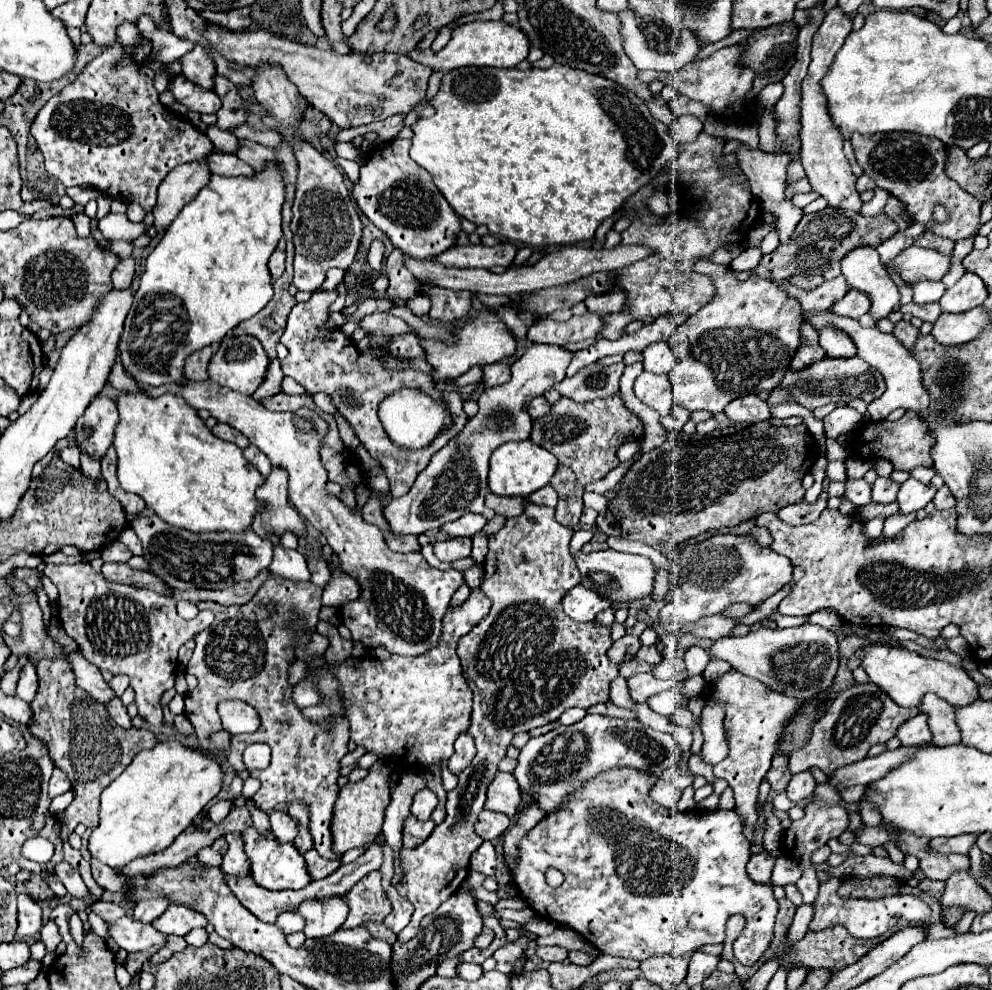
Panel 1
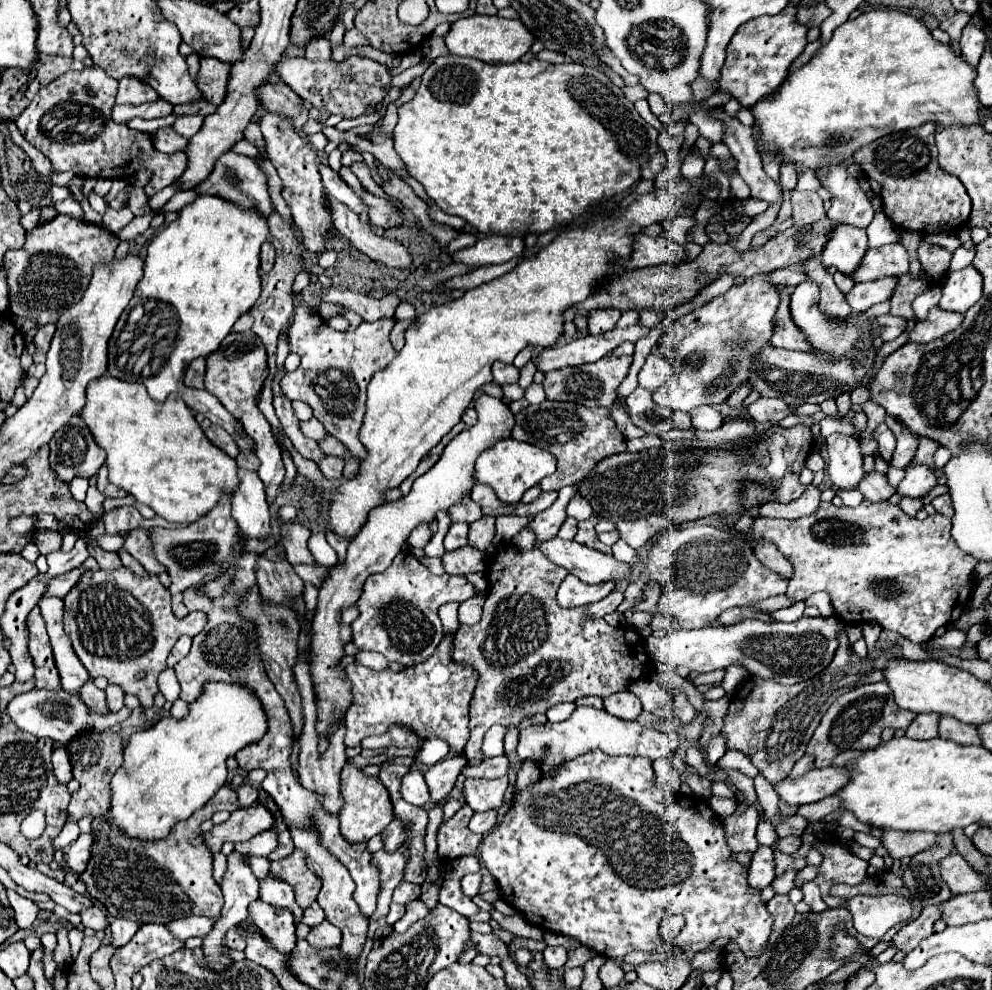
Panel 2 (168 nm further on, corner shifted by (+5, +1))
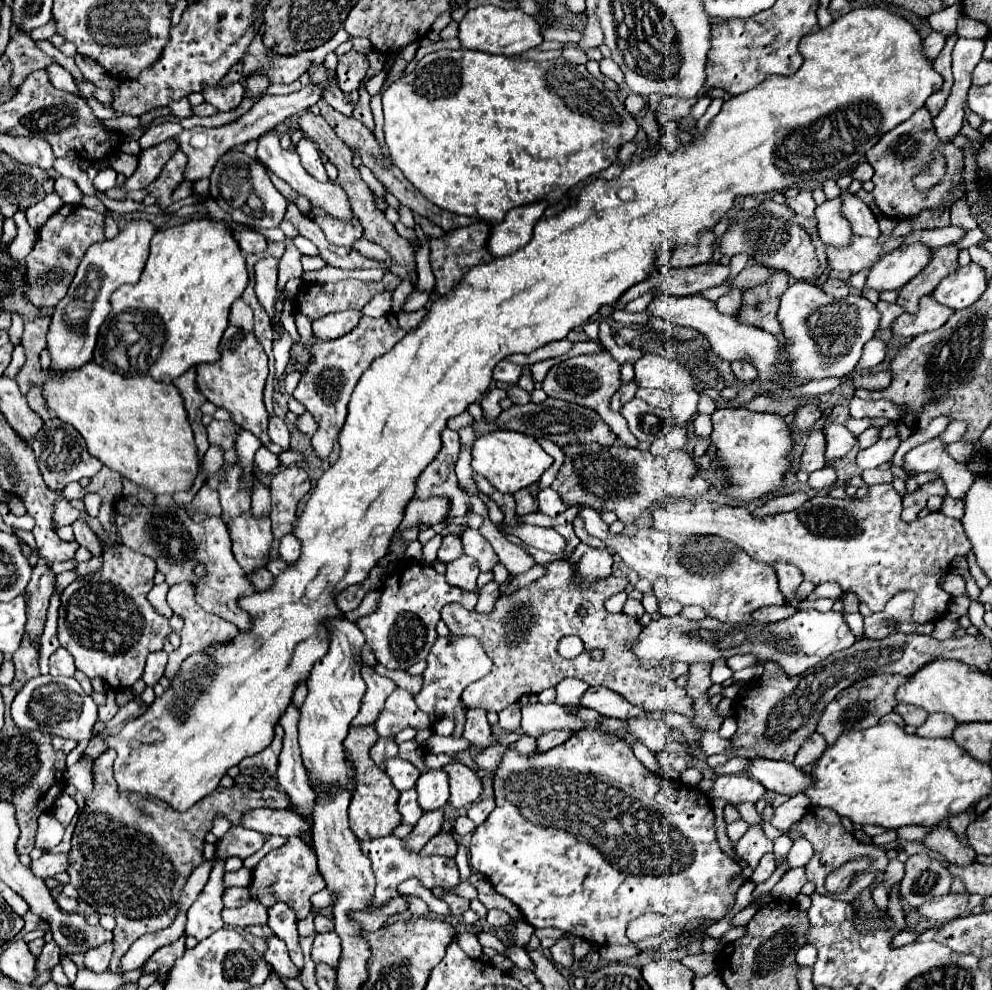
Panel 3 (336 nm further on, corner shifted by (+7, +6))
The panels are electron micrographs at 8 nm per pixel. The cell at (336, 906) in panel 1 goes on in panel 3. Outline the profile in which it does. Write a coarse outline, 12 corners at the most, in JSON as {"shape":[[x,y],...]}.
{"shape":[[335,930],[317,932],[311,956],[335,966],[341,956],[341,938]]}

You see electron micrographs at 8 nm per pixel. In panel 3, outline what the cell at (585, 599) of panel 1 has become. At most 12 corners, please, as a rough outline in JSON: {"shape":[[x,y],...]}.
{"shape":[[579,544],[569,562],[571,582],[591,586],[613,572],[613,556]]}

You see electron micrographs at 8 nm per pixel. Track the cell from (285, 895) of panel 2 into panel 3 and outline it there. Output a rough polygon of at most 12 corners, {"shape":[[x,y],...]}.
{"shape":[[285,902],[269,908],[269,928],[285,940],[293,964],[303,968],[297,916]]}

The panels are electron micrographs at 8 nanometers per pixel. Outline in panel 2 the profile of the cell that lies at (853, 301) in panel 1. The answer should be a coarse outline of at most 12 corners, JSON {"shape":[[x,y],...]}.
{"shape":[[895,277],[855,283],[847,303],[857,313],[891,299]]}

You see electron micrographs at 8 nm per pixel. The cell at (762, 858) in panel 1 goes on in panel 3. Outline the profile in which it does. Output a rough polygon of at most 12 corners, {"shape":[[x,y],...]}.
{"shape":[[765,854],[751,882],[765,882],[775,870],[775,854]]}

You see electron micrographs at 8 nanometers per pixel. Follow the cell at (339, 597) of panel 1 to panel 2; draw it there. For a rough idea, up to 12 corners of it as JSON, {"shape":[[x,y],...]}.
{"shape":[[495,397],[401,501],[371,511],[331,567],[311,625],[319,753],[353,703],[341,609],[407,535],[473,487],[475,459],[515,425]]}

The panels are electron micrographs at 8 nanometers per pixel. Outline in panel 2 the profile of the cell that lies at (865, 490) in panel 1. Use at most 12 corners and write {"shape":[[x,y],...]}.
{"shape":[[833,433],[825,439],[829,479],[855,489],[863,477],[859,441]]}

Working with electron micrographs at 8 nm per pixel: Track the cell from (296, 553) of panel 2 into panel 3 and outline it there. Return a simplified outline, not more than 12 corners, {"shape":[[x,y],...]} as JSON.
{"shape":[[285,468],[273,476],[274,543],[293,532],[297,502],[311,482],[303,468]]}

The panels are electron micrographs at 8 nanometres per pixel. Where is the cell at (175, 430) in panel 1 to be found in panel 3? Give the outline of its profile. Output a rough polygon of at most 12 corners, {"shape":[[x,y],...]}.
{"shape":[[95,362],[49,374],[47,408],[151,494],[199,456],[173,384]]}

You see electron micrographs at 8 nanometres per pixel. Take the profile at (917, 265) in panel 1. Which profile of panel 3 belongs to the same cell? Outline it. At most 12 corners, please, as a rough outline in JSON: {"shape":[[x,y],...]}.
{"shape":[[855,236],[827,248],[833,270],[857,274],[881,258],[877,240]]}

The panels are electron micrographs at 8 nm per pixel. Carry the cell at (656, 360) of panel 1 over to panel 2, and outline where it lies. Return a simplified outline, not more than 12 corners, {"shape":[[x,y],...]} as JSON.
{"shape":[[651,353],[639,371],[639,385],[655,391],[673,375],[669,361]]}

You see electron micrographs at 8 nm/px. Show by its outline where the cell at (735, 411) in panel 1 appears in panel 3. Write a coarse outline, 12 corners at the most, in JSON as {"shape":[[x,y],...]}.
{"shape":[[733,362],[737,382],[749,384],[757,370],[749,362]]}

